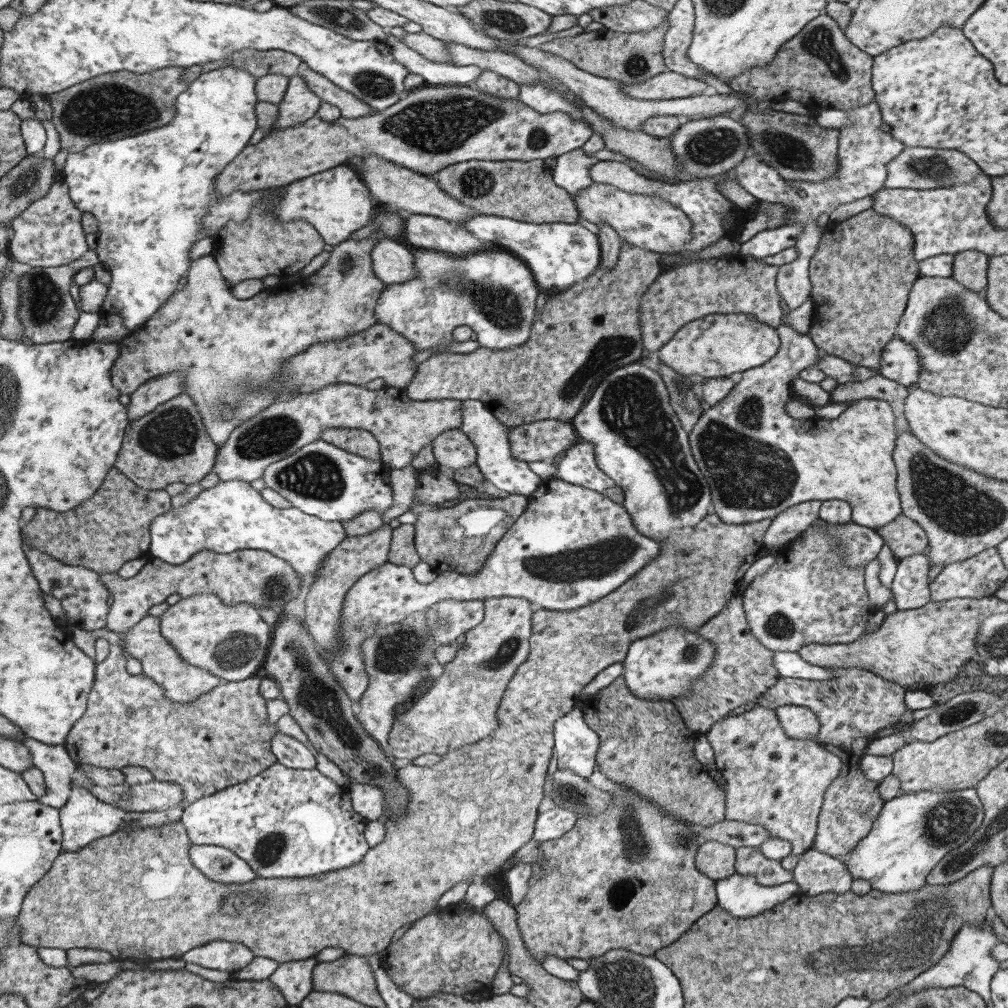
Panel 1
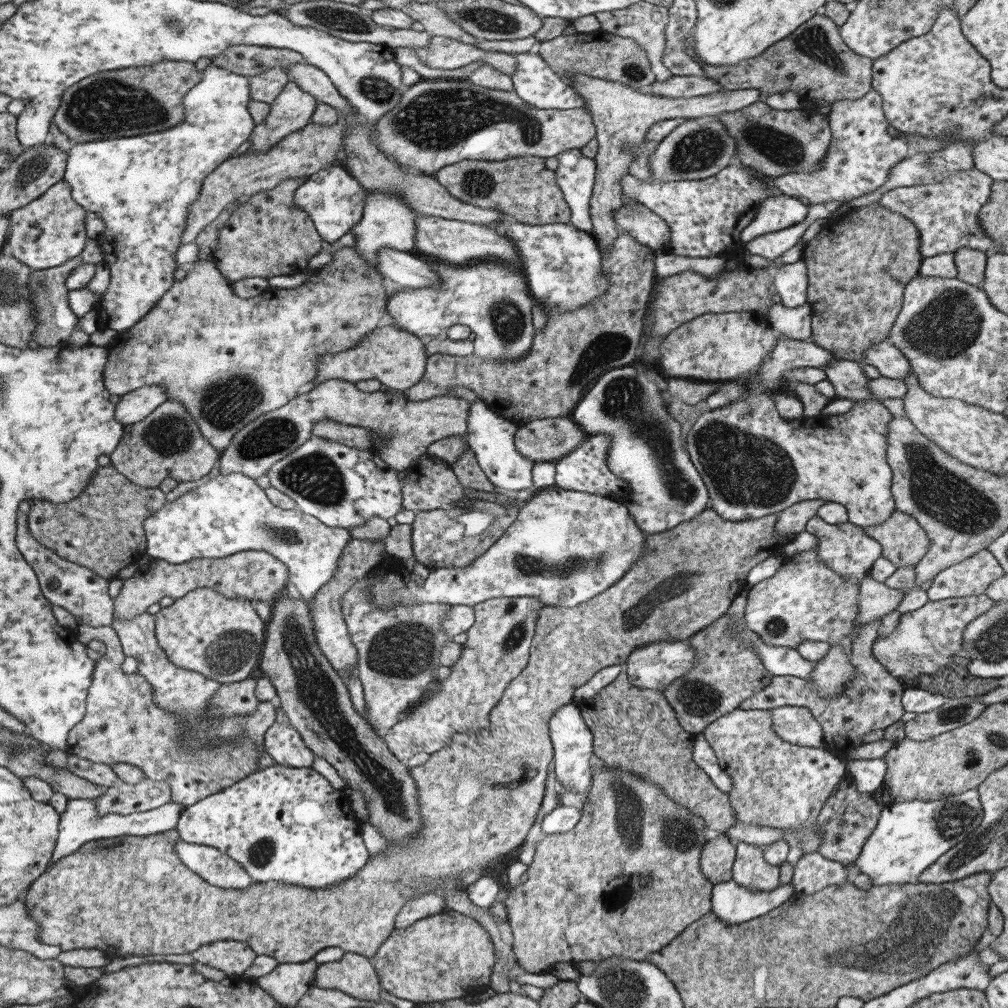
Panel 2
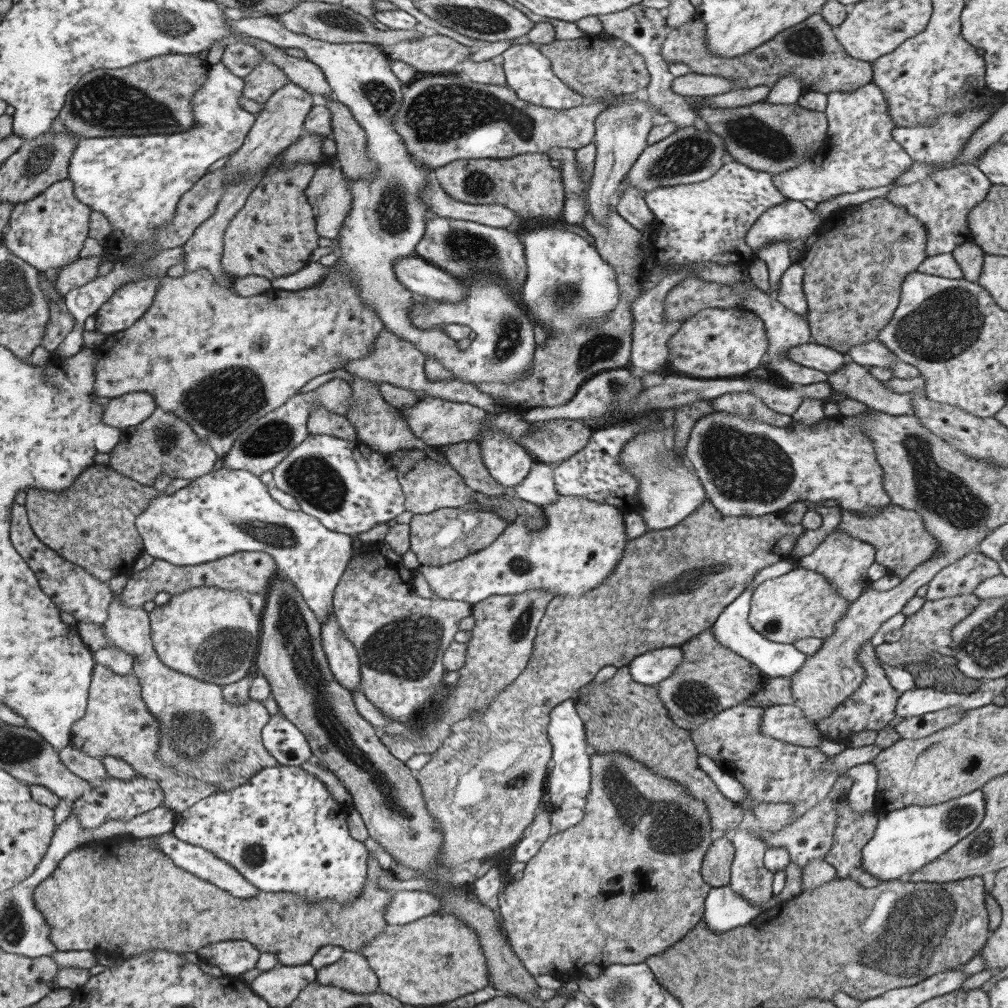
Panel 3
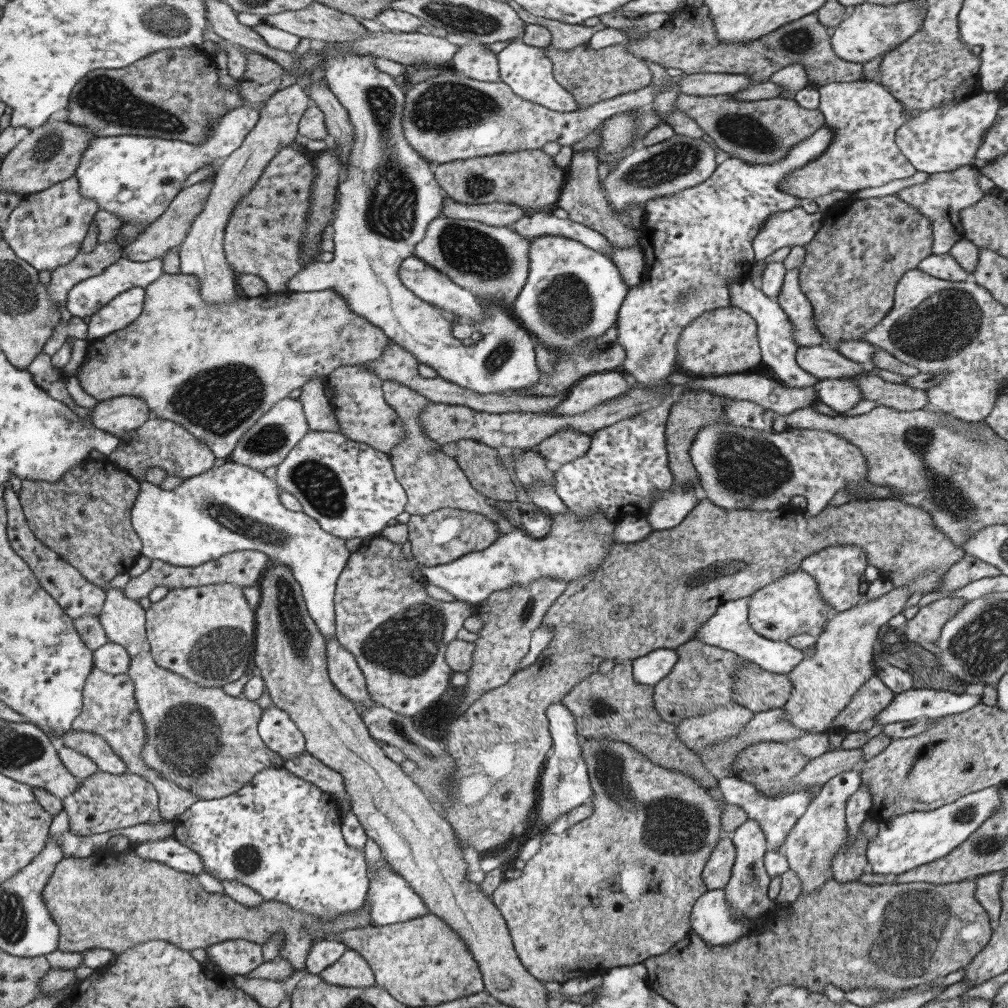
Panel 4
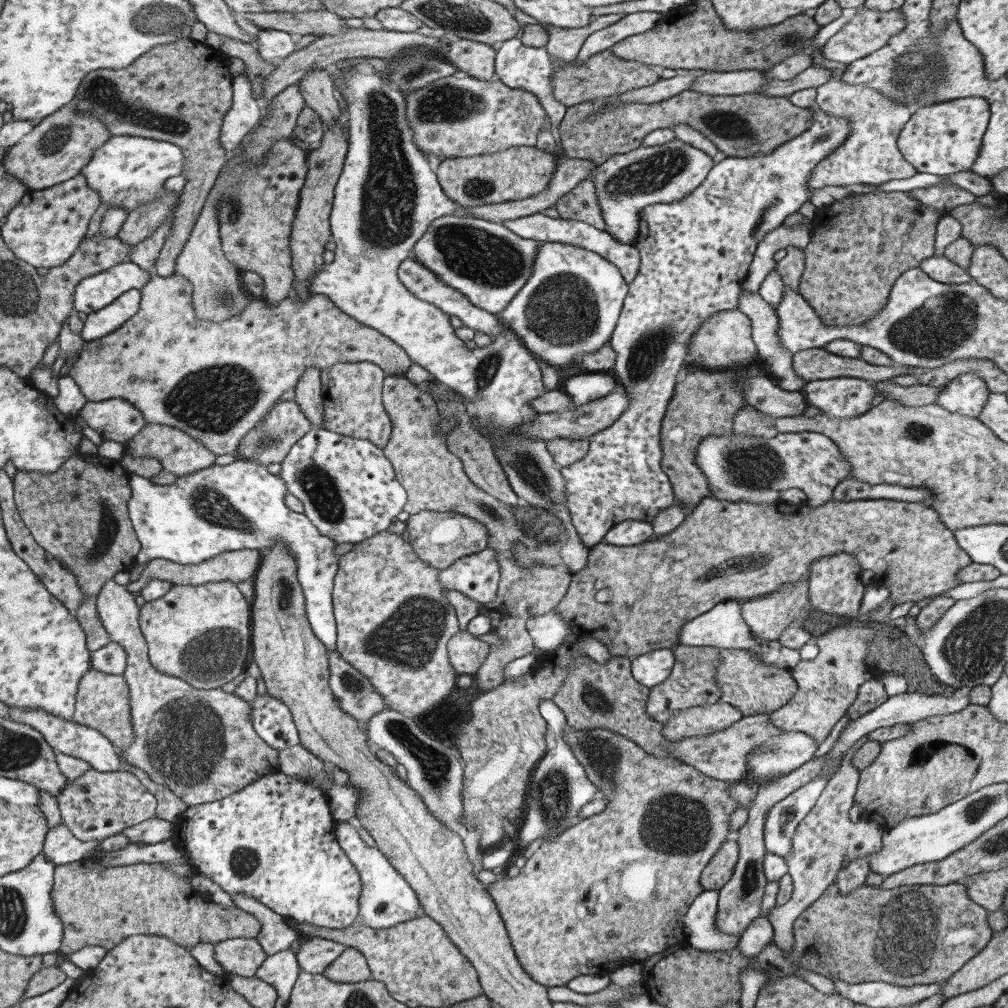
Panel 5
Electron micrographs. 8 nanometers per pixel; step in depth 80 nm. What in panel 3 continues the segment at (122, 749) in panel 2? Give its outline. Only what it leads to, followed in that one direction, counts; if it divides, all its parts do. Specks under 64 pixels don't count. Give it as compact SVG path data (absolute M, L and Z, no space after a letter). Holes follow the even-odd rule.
M94 665L88 686L86 708L83 717L71 725L68 744L96 759L112 756L125 761L137 775L154 780L161 787L164 794L163 806L177 814L216 792L216 786L187 775L179 776L173 766L160 761L156 757L160 742L158 728L158 720L147 712L142 701L139 679L136 676L130 673L118 675L109 667Z

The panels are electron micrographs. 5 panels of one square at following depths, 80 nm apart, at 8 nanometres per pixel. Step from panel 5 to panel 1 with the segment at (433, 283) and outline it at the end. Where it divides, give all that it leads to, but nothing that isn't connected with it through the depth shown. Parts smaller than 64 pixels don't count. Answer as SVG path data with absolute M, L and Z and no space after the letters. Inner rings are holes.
M381 239L374 244L370 265L374 275L385 285L416 277L410 247L391 239Z

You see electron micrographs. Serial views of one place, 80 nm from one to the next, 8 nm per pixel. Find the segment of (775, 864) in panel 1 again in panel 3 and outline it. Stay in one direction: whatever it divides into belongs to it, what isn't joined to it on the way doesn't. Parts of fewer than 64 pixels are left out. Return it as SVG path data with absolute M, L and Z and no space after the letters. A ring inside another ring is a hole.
M737 830L733 835L732 842L734 857L730 866L730 879L728 885L734 893L740 894L742 899L747 900L748 905L765 910L764 904L772 895L773 873L765 868L762 858L767 845L758 837L758 830Z

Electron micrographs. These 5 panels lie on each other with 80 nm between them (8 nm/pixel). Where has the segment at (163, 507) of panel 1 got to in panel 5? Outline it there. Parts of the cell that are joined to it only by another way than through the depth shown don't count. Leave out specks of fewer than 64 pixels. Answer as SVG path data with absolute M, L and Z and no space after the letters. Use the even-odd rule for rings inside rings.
M96 453L69 457L55 473L16 470L12 480L13 504L33 540L75 576L84 594L84 600L73 615L84 632L87 650L94 651L105 646L110 641L110 636L105 632L98 617L96 595L104 582L113 579L116 573L127 570L132 565L140 549L140 542L132 529L126 506L133 478L119 466L117 459L107 459Z

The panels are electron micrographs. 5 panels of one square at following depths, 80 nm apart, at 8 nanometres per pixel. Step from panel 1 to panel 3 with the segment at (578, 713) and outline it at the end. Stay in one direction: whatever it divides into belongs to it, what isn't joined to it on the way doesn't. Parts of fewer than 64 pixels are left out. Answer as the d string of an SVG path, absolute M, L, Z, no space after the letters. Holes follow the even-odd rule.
M567 699L555 706L547 716L546 735L552 746L551 763L547 769L545 790L549 797L549 811L559 809L564 796L577 794L585 798L590 789L590 757L585 753L586 736L579 715L573 708L573 700Z

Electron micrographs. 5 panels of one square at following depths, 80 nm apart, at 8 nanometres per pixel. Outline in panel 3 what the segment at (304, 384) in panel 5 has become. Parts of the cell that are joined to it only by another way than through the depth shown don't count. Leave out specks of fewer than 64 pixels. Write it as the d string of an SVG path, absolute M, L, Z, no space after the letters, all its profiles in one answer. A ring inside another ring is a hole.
M314 406L306 420L307 434L321 434L331 437L343 438L343 440L357 442L355 427L343 416L333 414L320 406Z

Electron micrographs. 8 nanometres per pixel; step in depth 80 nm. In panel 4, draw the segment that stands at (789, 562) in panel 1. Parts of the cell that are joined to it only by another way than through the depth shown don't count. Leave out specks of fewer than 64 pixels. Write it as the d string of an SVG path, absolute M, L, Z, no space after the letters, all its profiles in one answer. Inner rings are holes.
M797 570L785 574L779 580L756 590L748 600L749 626L763 639L785 641L796 634L818 634L836 610L829 606L818 593L817 583L809 574Z

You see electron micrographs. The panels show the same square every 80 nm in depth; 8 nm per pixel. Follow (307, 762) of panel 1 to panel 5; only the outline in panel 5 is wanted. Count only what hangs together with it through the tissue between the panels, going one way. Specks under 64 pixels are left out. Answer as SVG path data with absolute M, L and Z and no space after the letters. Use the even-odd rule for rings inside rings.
M256 694L250 701L249 716L256 735L271 748L279 751L300 744L288 709L276 698Z

